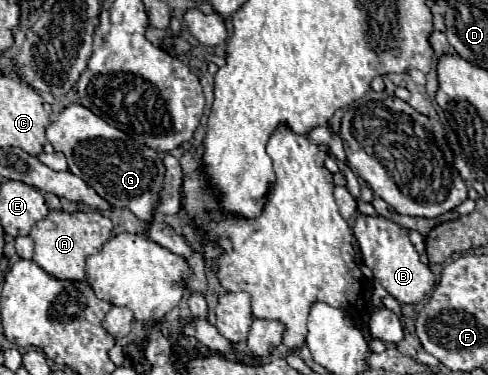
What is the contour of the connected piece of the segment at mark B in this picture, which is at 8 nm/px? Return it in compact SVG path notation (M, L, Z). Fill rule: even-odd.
M359 214L353 226L353 236L357 238L365 266L371 268L373 276L381 282L381 286L401 304L417 304L425 298L427 292L433 290L435 276L431 274L429 266L419 260L419 254L409 242L409 232L405 228L383 216Z

